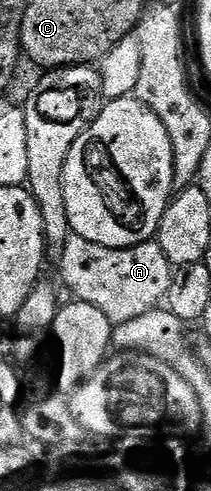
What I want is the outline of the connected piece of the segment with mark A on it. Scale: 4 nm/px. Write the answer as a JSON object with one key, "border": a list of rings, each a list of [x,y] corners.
{"border":[[[76,233],[64,244],[60,269],[60,282],[72,288],[77,301],[100,308],[111,327],[157,309],[167,299],[174,275],[174,267],[156,240],[128,248],[104,248]]]}

